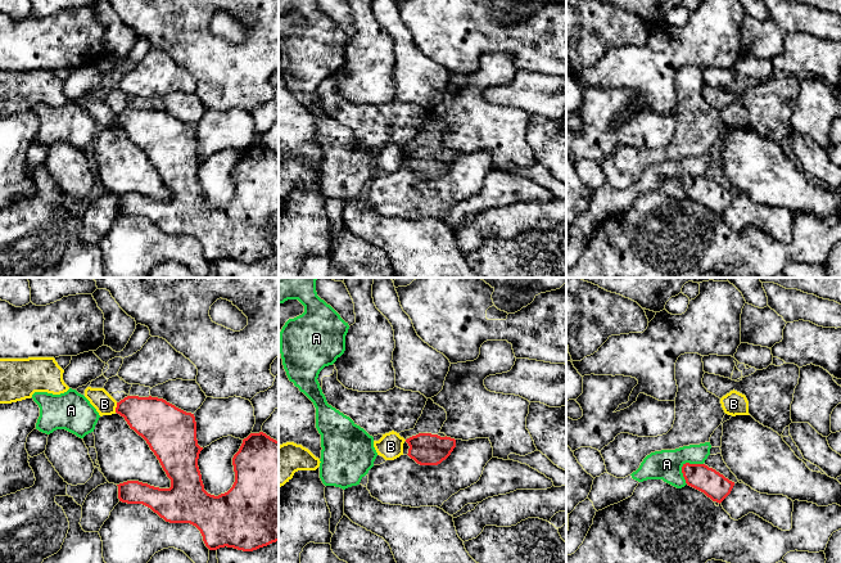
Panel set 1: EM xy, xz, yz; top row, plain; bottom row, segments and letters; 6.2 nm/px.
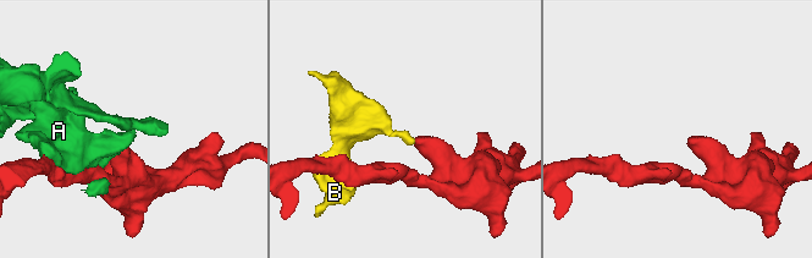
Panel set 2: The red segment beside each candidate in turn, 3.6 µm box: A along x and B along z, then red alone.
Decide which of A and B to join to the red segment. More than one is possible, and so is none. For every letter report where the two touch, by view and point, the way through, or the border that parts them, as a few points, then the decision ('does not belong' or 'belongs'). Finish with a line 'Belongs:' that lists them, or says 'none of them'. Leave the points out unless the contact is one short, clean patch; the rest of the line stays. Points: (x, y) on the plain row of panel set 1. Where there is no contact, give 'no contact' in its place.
A: contact yz (683, 178); does not belong
B: contact xy (116, 120); border xy (117, 115), (114, 124); does not belong
Belongs: none of them

